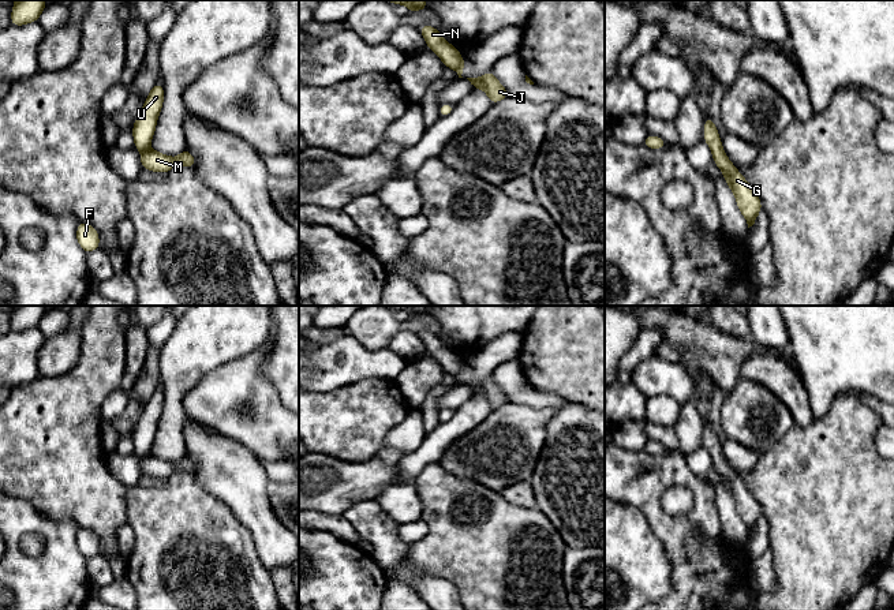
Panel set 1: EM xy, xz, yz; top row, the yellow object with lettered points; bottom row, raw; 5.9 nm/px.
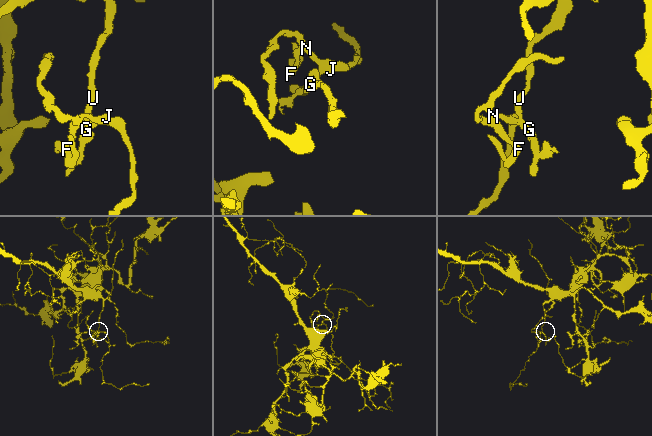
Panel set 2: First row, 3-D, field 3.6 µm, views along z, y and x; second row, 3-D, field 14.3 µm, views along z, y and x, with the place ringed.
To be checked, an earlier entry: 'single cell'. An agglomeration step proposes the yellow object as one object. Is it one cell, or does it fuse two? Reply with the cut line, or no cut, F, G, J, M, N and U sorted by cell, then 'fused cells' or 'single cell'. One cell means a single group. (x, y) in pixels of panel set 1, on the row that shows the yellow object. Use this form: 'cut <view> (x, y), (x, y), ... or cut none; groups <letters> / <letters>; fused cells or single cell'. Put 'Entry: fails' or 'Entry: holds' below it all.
cut none; groups F G J M N U; single cell
Entry: holds

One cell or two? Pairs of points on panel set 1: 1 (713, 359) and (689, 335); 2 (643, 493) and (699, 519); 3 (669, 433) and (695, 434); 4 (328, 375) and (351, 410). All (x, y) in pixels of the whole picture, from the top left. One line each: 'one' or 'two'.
1: one
2: one
3: two
4: two

